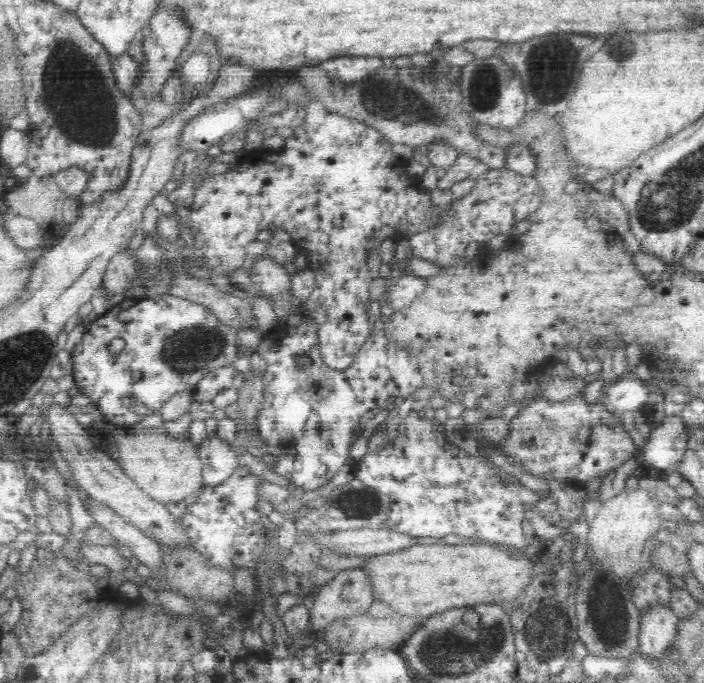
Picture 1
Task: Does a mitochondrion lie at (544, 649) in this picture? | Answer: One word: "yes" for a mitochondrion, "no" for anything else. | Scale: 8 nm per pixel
yes

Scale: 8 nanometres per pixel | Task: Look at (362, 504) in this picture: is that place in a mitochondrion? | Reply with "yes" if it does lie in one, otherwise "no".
yes

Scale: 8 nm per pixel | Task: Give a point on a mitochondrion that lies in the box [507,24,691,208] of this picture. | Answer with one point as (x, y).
(548, 66)

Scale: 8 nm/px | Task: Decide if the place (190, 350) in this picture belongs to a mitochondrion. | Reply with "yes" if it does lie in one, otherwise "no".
yes

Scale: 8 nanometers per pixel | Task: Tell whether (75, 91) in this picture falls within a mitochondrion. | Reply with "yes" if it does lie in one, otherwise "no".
yes

